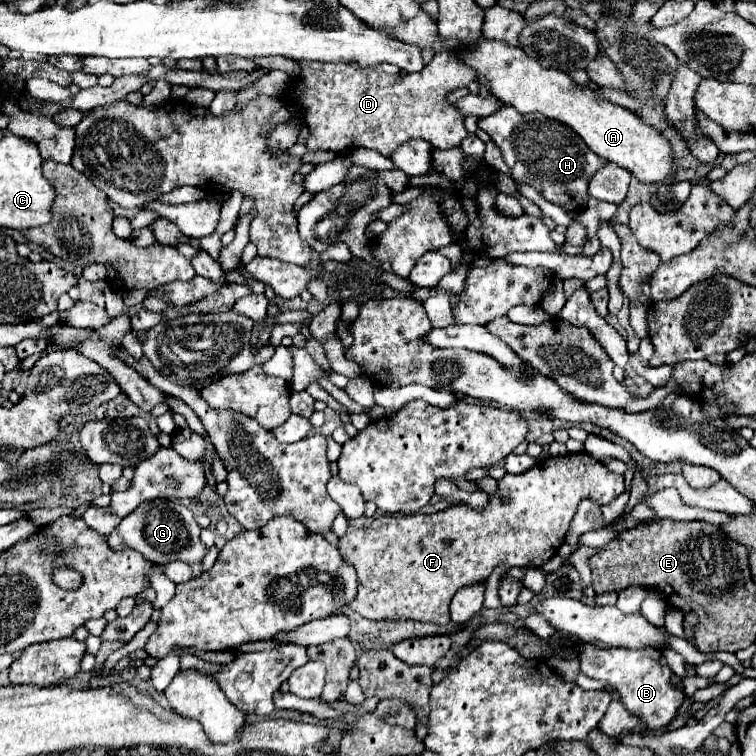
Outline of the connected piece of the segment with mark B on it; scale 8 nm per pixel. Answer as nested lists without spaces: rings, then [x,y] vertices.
[[[579,644],[577,650],[579,670],[595,680],[603,680],[613,684],[619,694],[621,702],[629,710],[631,716],[639,718],[641,724],[649,728],[663,728],[667,726],[677,710],[685,700],[685,690],[675,686],[671,676],[671,668],[661,650],[631,650],[631,648],[597,648],[593,644]]]

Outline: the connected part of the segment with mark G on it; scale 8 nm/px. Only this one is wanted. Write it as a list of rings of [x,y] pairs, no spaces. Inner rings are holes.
[[[151,500],[147,504],[141,504],[135,512],[131,512],[131,516],[125,516],[121,524],[107,536],[107,542],[115,550],[139,550],[143,558],[147,558],[151,564],[165,566],[173,560],[195,564],[201,562],[203,556],[209,552],[209,548],[201,542],[199,534],[201,528],[187,506],[173,500]]]

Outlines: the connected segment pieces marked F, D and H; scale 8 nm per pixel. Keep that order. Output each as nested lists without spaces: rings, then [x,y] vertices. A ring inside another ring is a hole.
[[[575,452],[555,458],[549,456],[523,474],[505,474],[501,480],[497,480],[497,492],[489,496],[487,506],[481,510],[459,502],[435,514],[379,516],[365,528],[349,526],[347,534],[339,542],[339,554],[343,562],[355,568],[359,582],[357,596],[349,602],[349,608],[369,620],[411,618],[419,622],[449,624],[449,602],[459,588],[485,582],[491,576],[493,568],[501,562],[519,568],[543,566],[565,542],[569,524],[583,498],[589,498],[597,504],[609,504],[623,492],[623,476],[613,474],[591,454]]]
[[[439,52],[419,74],[401,74],[395,64],[381,64],[377,68],[361,68],[353,62],[301,62],[299,76],[291,78],[289,94],[299,92],[301,98],[295,100],[295,108],[301,116],[301,122],[309,128],[307,150],[333,150],[337,154],[353,152],[355,148],[377,150],[383,156],[391,156],[401,144],[421,138],[431,142],[439,150],[457,148],[467,136],[463,114],[447,100],[447,94],[467,86],[477,80],[475,70],[467,66],[455,52]]]
[[[505,106],[491,116],[479,118],[479,128],[493,138],[515,180],[527,182],[553,204],[567,206],[571,210],[583,210],[587,206],[589,180],[607,162],[595,156],[595,152],[583,144],[577,132],[551,118],[545,118],[539,112],[519,114],[511,106]]]

